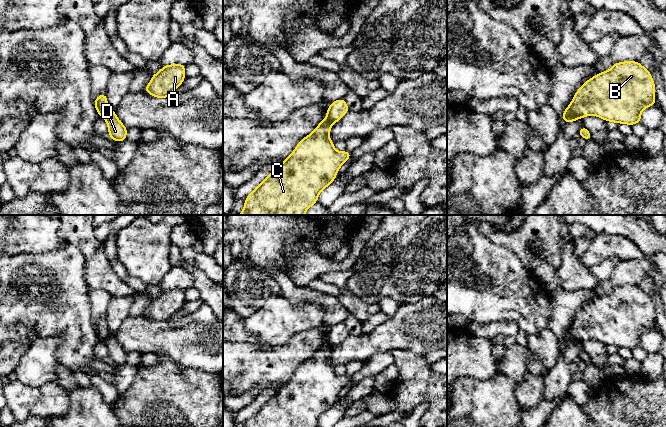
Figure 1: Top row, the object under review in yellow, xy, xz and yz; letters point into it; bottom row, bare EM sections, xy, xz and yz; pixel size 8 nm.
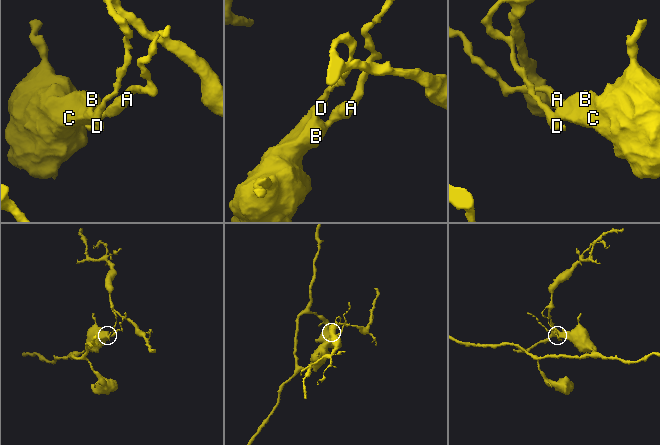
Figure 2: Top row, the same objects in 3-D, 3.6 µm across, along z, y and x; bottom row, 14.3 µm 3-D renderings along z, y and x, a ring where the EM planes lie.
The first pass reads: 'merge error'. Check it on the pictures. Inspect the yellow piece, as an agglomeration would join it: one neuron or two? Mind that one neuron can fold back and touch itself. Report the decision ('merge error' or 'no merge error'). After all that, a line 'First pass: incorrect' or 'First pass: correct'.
merge error
First pass: correct

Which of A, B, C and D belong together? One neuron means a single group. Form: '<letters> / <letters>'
A B C / D

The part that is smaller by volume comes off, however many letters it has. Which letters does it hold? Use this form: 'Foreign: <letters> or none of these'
Foreign: D

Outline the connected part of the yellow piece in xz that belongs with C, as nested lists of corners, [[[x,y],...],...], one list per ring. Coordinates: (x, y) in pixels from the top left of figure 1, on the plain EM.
[[[325,343],[307,361],[296,370],[293,377],[282,386],[249,420],[245,427],[316,427],[319,417],[330,409],[336,401],[340,390],[351,381],[351,376],[338,376],[334,367],[329,363],[332,347]]]

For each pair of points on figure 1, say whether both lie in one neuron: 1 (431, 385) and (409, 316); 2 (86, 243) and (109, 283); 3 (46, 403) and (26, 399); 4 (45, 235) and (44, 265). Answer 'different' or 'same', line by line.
1: different
2: same
3: different
4: different

